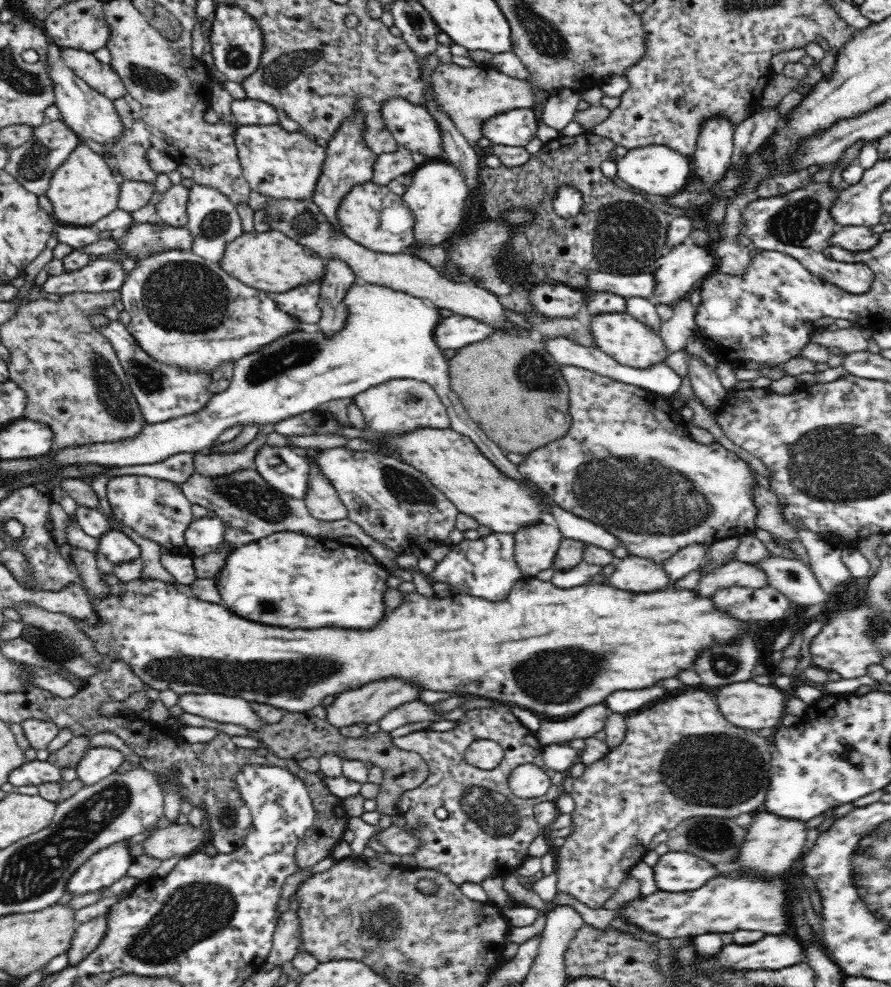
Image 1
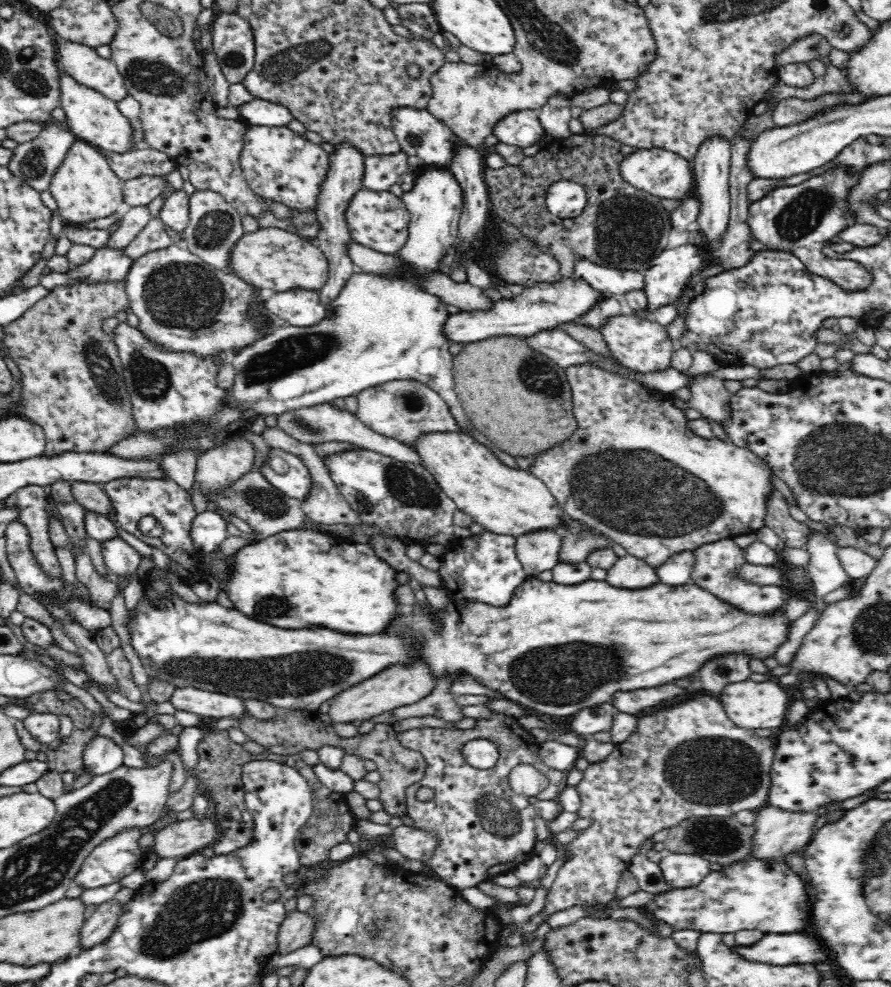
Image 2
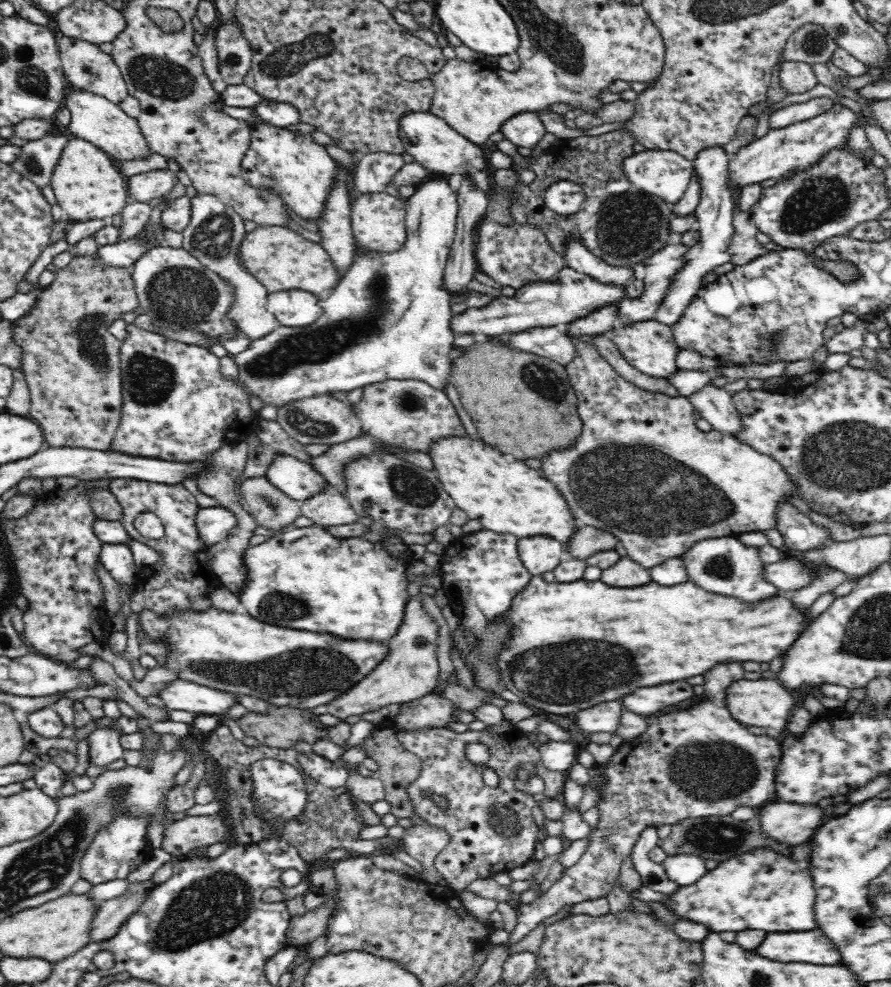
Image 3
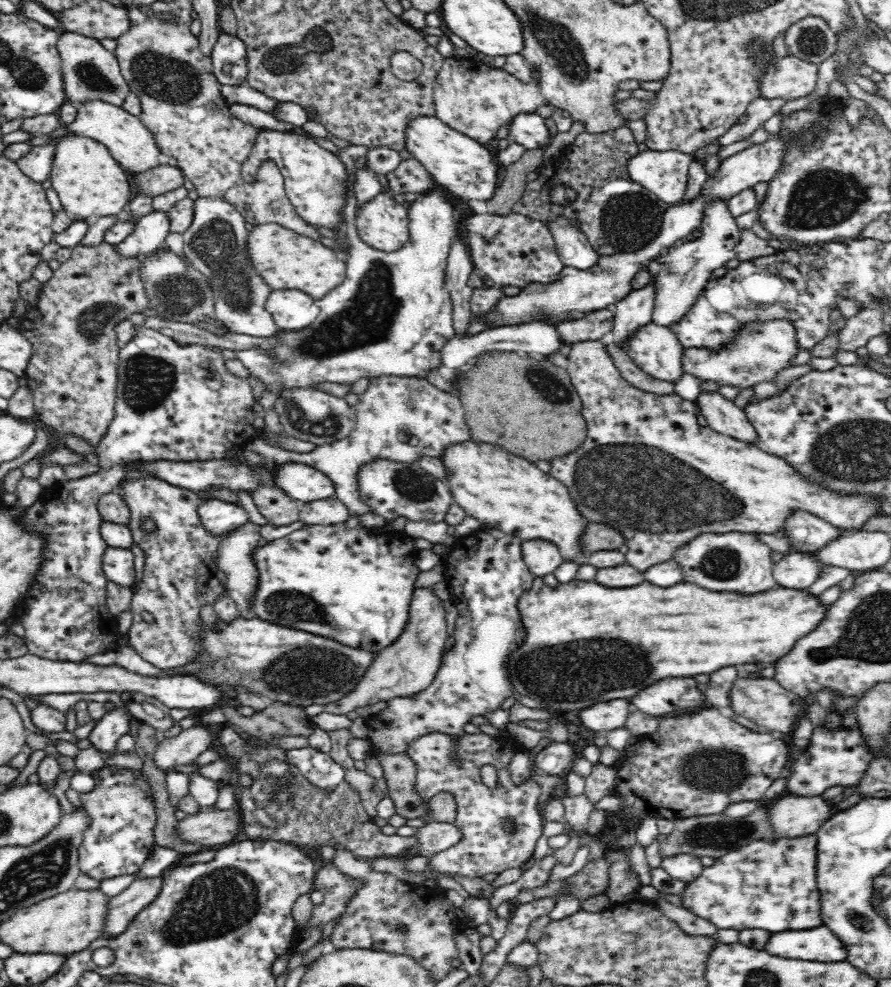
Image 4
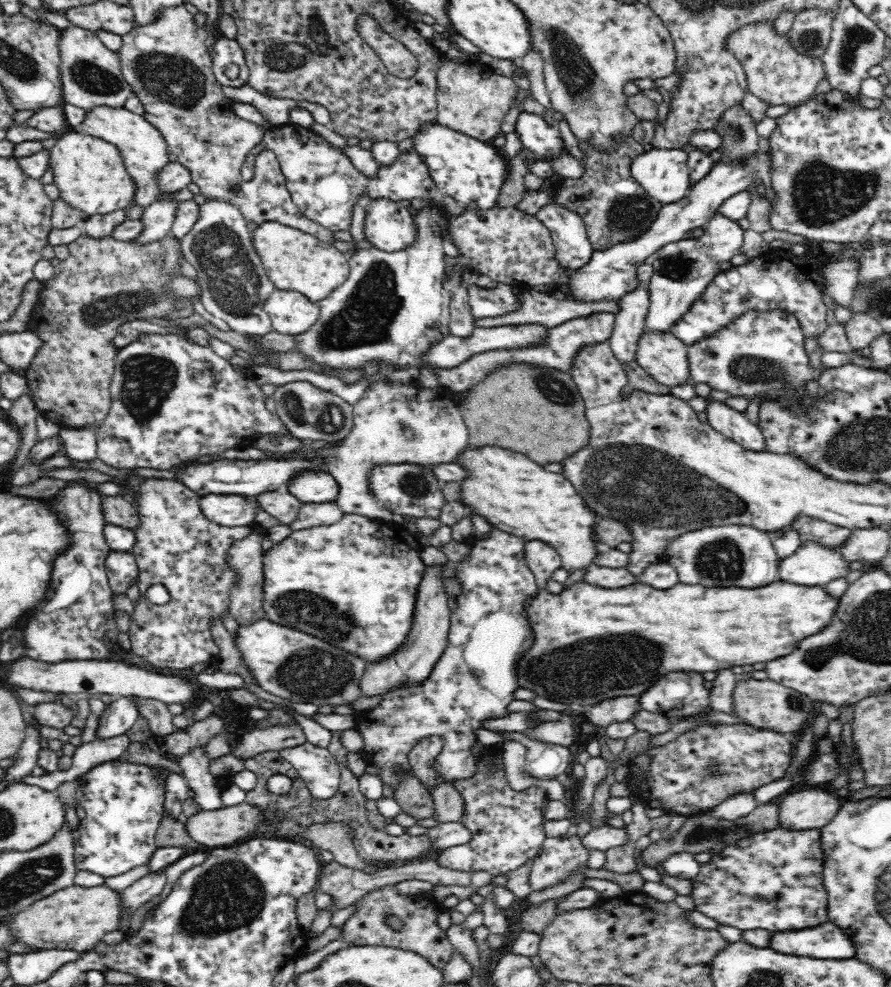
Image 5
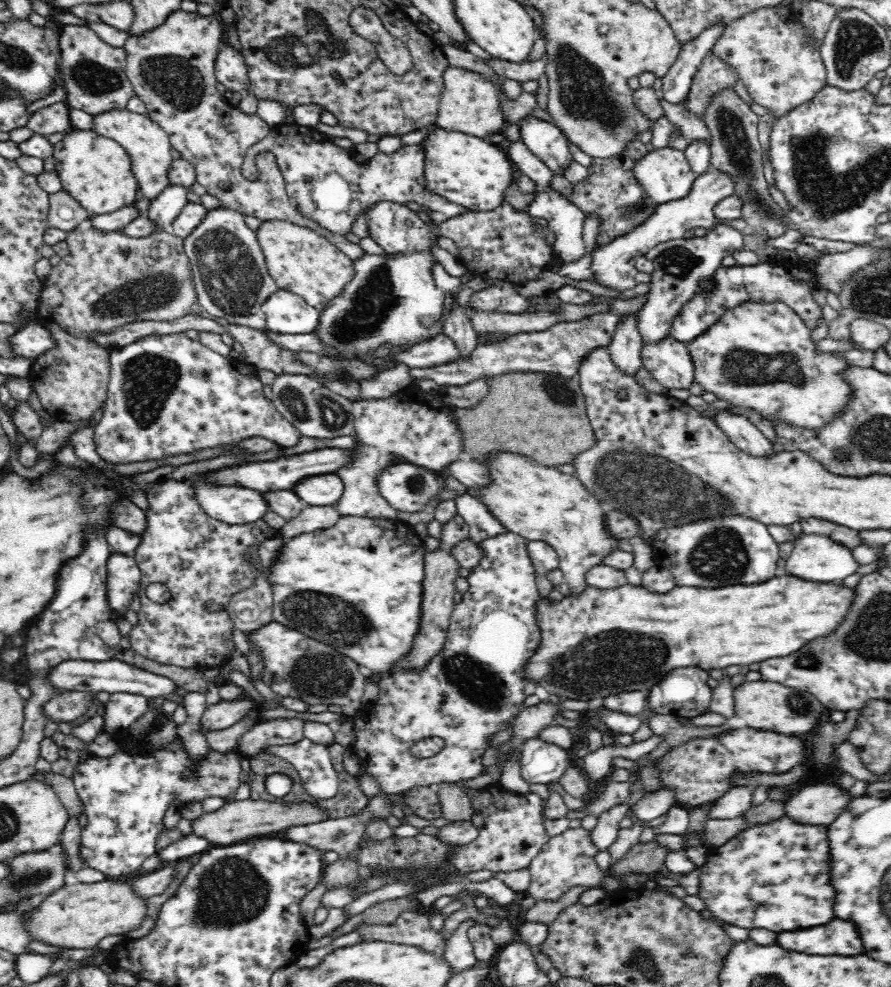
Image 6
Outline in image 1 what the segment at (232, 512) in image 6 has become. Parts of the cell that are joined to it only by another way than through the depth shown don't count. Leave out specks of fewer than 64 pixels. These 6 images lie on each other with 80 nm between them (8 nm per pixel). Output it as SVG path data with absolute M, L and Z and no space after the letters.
M219 518L194 519L184 534L188 552L196 557L214 552L222 540L225 540L224 523Z

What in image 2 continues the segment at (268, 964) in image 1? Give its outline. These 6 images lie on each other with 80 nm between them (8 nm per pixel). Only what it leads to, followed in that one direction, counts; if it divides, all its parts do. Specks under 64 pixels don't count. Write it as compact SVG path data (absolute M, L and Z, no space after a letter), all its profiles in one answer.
M287 913L280 928L278 928L278 948L273 954L287 955L298 948L310 945L314 918L304 913Z

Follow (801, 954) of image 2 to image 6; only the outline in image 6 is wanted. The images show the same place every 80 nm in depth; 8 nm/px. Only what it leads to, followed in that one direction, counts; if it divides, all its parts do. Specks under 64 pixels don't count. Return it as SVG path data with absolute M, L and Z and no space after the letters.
M832 920L826 926L814 926L812 930L794 930L778 934L778 946L786 950L800 950L804 954L862 954L862 941L852 922Z

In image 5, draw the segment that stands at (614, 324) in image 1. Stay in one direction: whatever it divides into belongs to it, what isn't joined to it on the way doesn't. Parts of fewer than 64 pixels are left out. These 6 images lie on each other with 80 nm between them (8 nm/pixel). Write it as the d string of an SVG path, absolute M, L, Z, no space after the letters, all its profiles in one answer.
M646 330L636 346L635 362L658 382L673 387L690 379L687 346L672 332Z

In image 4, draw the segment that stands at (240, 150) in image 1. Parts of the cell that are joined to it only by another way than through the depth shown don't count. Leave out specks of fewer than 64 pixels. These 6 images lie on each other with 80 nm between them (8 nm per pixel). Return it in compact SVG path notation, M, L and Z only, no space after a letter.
M258 129L256 142L252 146L250 156L243 162L241 177L248 183L256 180L262 164L272 161L284 178L286 197L296 209L296 213L310 224L318 226L338 226L340 214L346 202L346 168L336 155L318 145L314 138L295 134L294 132Z

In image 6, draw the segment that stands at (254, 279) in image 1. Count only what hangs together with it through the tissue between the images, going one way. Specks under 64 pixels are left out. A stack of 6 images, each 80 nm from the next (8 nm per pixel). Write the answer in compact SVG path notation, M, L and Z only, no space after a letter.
M262 221L255 230L256 239L264 253L268 274L277 288L300 296L310 306L320 310L340 295L354 276L352 259L316 231L286 221Z

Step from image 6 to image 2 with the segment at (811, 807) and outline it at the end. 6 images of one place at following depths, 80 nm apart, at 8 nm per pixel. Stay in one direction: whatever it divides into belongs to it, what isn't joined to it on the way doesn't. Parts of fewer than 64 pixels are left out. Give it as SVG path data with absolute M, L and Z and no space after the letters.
M774 806L757 810L753 822L755 832L750 853L748 853L749 858L760 859L766 863L773 863L774 861L784 863L790 854L801 854L813 840L812 828L814 828L814 822L819 815L820 813L817 812L795 814L794 812L779 810Z

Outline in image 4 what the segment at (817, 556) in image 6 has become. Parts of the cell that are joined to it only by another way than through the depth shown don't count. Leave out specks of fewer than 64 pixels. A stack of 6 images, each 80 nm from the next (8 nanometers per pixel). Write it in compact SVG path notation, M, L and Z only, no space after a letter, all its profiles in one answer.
M795 553L783 555L783 557L773 564L772 577L777 586L804 590L812 586L818 576L823 564L812 555L812 553Z

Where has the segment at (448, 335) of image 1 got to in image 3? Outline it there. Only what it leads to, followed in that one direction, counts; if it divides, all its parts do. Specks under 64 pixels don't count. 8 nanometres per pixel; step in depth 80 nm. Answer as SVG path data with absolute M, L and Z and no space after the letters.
M564 267L556 282L538 281L516 290L512 298L501 296L493 299L484 308L468 308L462 314L454 314L451 330L456 336L485 335L500 338L510 334L528 332L534 328L565 327L574 320L589 316L596 309L608 304L619 303L625 297L625 288L613 288L592 279L592 277Z

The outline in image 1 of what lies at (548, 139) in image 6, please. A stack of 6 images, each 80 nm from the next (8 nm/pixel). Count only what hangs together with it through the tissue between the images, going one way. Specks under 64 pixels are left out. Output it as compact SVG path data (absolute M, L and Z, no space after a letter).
M516 108L480 124L482 137L488 138L492 145L526 146L536 136L536 117L529 108Z

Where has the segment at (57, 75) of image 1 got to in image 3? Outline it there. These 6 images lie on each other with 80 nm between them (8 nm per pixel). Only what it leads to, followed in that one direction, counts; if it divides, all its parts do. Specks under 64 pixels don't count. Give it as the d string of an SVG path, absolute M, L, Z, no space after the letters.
M66 83L63 107L70 111L67 130L107 152L112 158L142 158L150 150L137 119L128 116L111 100L88 91L78 91Z

